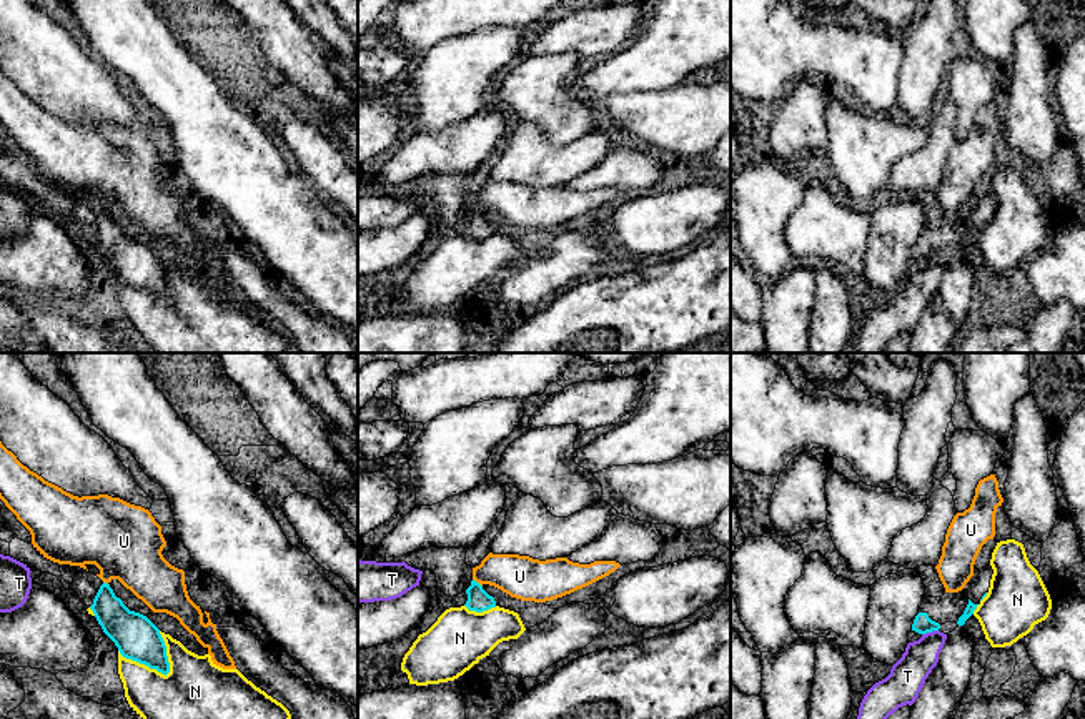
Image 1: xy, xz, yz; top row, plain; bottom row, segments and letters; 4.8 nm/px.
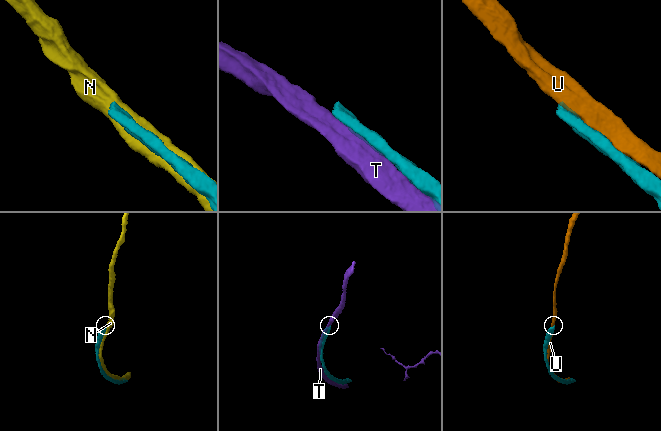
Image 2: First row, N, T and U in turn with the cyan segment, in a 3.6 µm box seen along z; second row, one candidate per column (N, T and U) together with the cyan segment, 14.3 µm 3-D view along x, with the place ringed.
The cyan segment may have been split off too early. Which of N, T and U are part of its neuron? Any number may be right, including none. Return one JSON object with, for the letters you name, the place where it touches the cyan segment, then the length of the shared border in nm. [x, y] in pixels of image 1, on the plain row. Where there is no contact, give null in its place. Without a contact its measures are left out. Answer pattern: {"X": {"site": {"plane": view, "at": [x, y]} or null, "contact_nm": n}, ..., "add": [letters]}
{"add": []}

